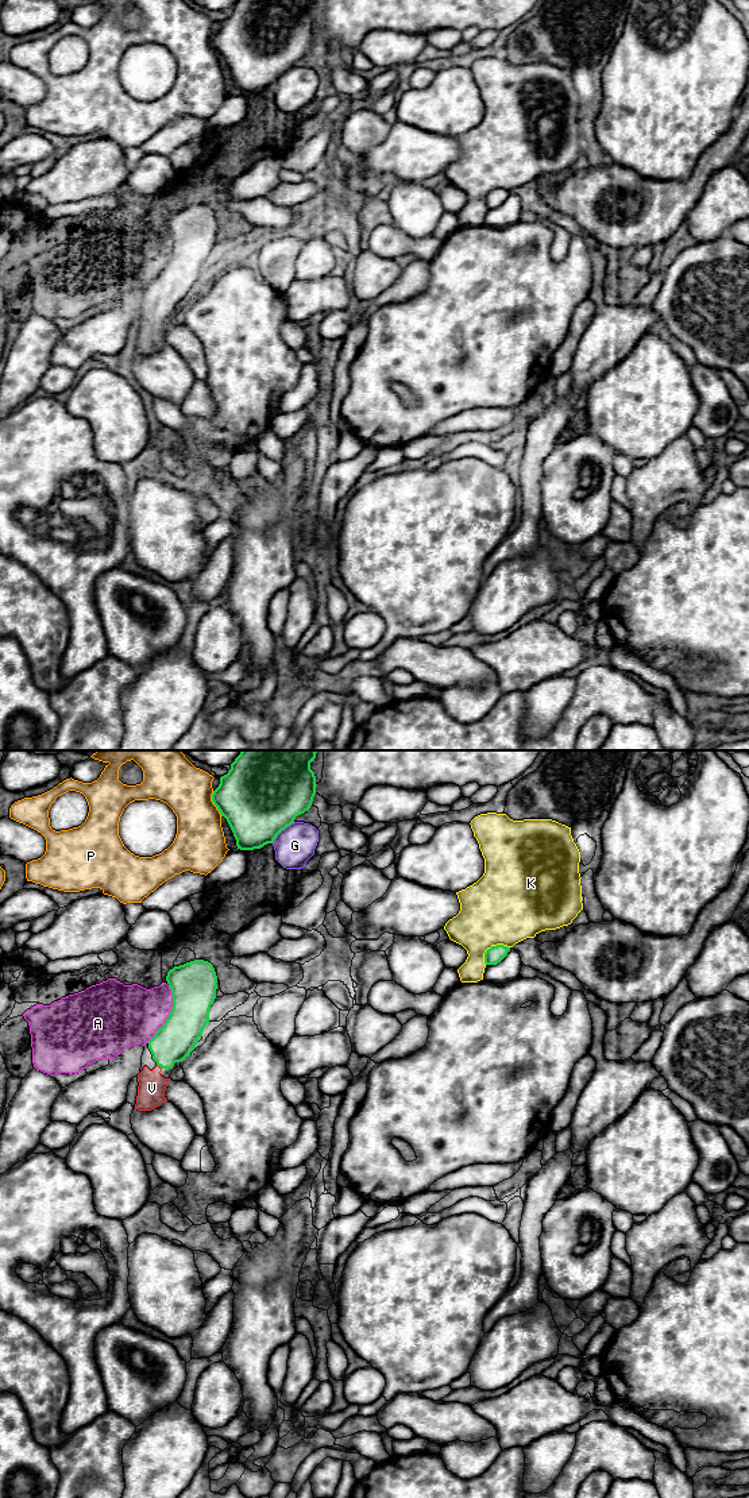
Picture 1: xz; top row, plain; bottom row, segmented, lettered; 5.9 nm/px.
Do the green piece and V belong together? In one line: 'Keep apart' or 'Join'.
Join

